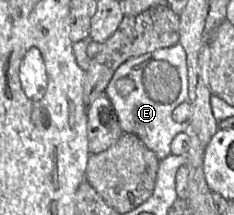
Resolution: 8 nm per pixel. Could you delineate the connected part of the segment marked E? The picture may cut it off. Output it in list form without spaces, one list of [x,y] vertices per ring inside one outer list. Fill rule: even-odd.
[[[180,43],[127,60],[115,71],[105,93],[115,108],[123,132],[138,136],[160,160],[171,155],[171,143],[174,137],[189,131],[189,121],[178,123],[172,117],[174,109],[189,99],[186,52]],[[122,78],[127,78],[135,84],[134,89],[127,96],[121,96],[117,91],[116,84]]]

